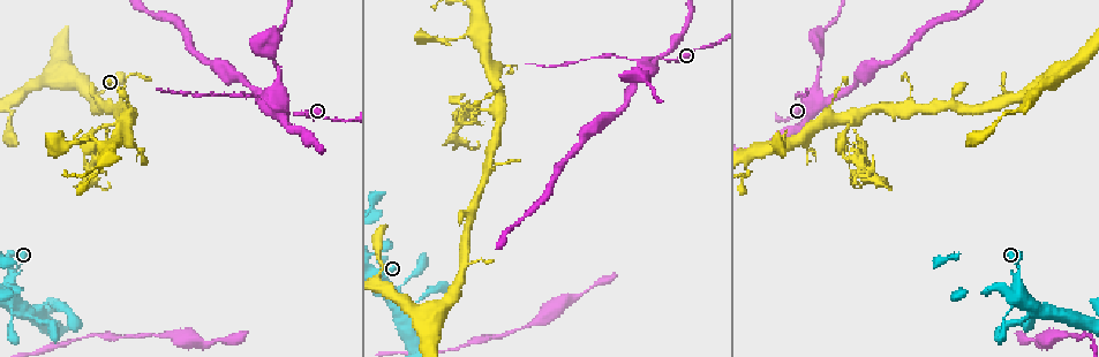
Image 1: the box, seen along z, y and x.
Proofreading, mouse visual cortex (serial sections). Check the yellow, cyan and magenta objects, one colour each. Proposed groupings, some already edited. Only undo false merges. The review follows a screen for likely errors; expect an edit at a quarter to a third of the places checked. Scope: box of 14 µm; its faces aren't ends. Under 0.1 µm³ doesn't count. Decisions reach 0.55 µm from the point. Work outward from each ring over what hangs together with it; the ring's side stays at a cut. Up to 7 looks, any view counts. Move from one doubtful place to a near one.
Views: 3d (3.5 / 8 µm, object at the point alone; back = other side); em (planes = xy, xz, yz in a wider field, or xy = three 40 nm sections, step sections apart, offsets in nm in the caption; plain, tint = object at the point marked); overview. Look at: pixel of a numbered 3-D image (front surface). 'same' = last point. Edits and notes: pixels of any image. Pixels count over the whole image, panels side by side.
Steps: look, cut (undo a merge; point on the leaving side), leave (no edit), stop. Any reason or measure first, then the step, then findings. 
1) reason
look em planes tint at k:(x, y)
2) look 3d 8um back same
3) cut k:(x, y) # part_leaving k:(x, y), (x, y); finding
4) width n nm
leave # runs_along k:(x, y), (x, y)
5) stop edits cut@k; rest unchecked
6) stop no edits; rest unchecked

a narrow waist
look em planes tint at 1:(278, 109)

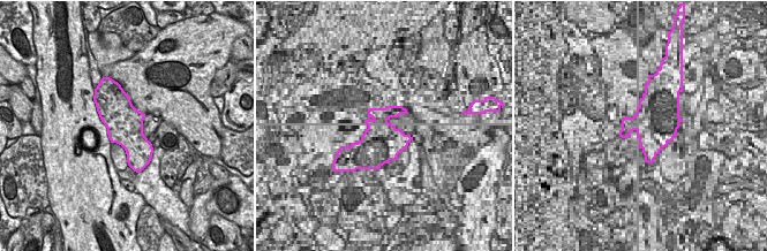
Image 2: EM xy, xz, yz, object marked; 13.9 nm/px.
look 3d 3.5um same

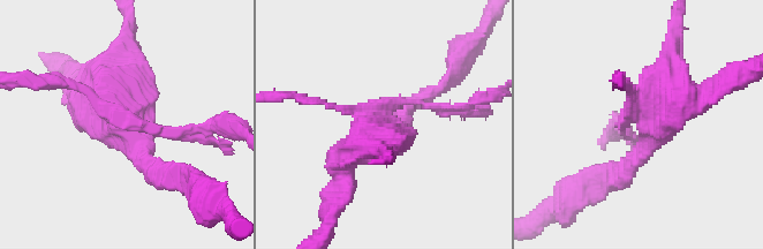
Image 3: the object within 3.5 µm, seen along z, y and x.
width 500 nm
cut 3:(344, 150) # part_leaving 3:(379, 113), (340, 160), (340, 198); two cells meet here

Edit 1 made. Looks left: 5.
look overview

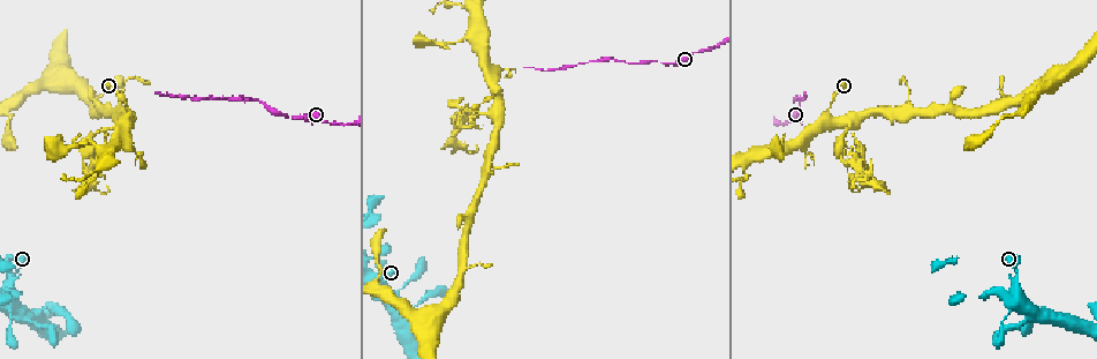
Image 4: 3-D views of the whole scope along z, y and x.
thin arm on a thick one
look 3d 8um at 4:(851, 127)

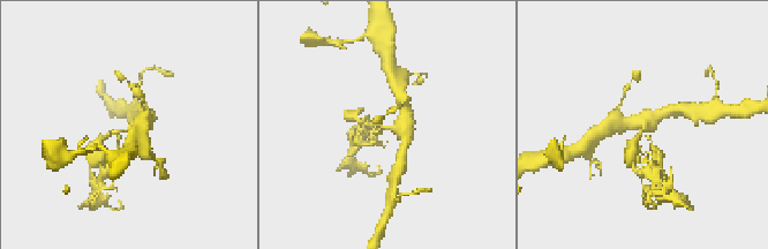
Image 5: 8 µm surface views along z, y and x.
arms 3; arm_widths 100, 150, 450 nm; now the EM
look em xy step 1 tint at 5:(648, 131)

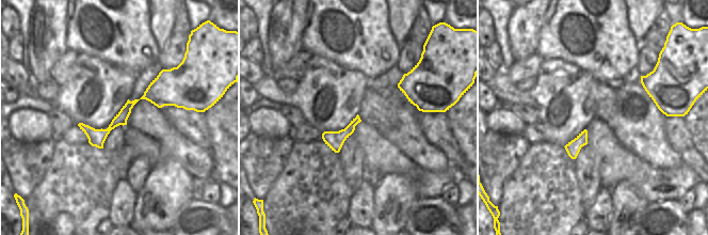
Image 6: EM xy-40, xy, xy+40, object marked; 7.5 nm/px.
cut 5:(368, 125) # part_leaving 5:(646, 126), (660, 163); a second cell is stuck on

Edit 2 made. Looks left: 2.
four-way junction
look 3d 3.5um at 4:(36, 312)

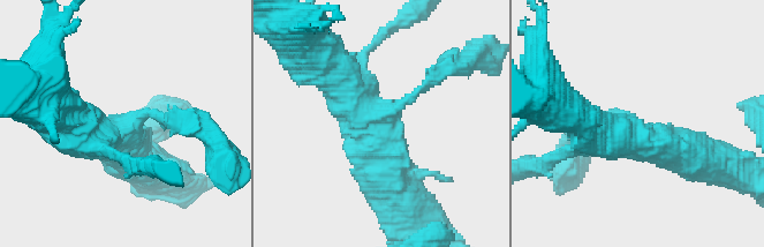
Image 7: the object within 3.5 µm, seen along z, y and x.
shape alone is not enough
look em xy step 3 tint at 7:(122, 129)

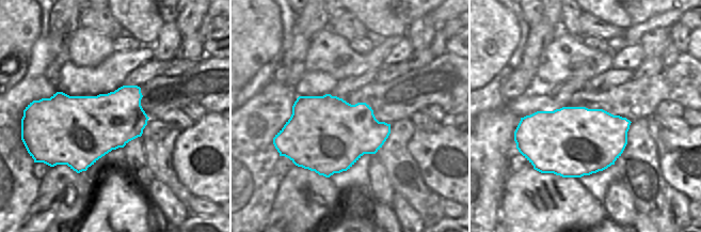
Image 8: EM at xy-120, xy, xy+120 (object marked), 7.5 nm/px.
width 600 nm
leave # runs_along 7:(318, 57), (386, 151), (386, 178); all the same cell

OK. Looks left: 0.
stop edits cut@3, cut@5; rest unchecked

